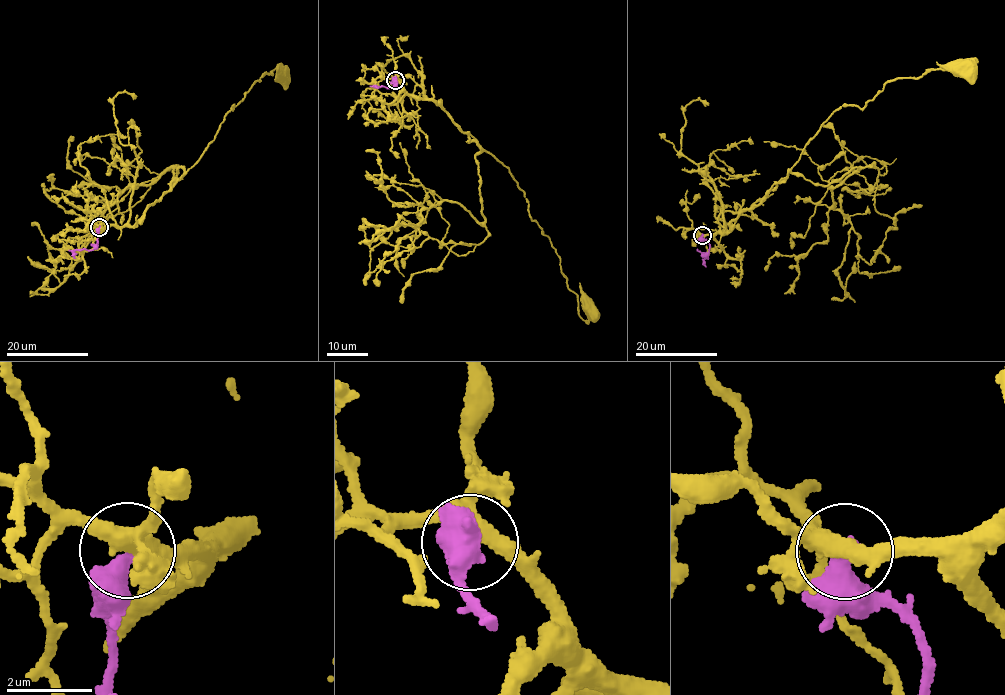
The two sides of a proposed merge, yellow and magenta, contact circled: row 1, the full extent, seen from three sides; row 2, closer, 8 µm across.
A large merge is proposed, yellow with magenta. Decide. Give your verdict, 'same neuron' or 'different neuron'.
different neuron

